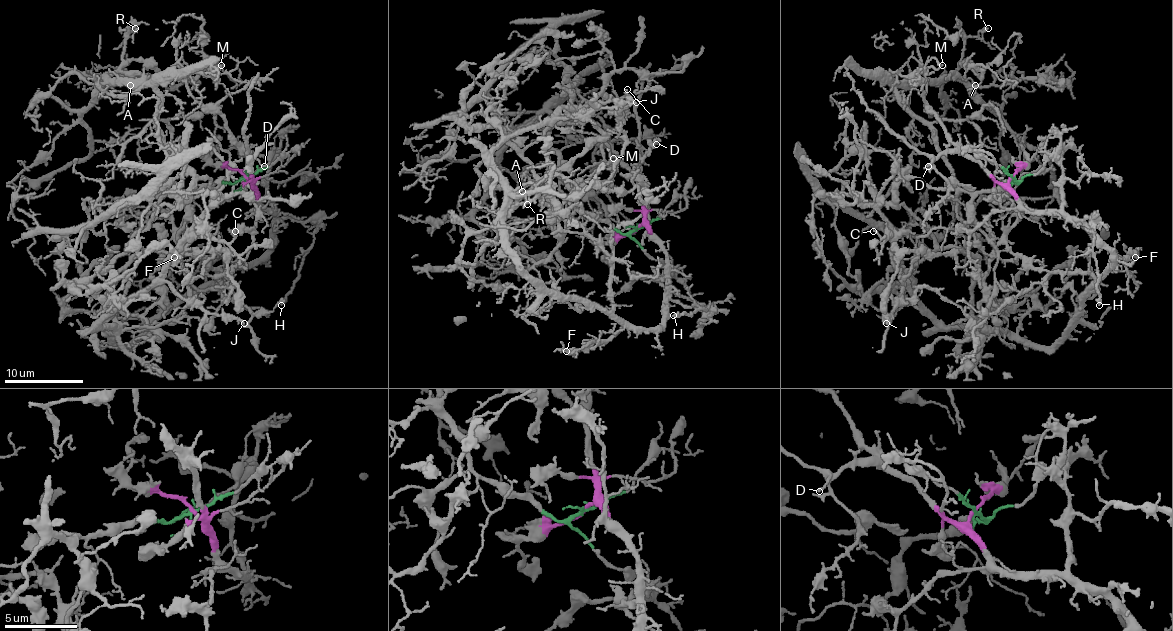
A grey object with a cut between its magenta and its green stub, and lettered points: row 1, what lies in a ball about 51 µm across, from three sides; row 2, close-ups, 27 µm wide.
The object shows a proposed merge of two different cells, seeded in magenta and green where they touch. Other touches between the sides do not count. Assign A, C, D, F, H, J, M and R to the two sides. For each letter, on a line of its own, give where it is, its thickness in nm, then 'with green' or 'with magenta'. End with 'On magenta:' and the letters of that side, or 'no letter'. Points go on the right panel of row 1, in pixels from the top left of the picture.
A: place (975, 85); calibre 120 nm; with green
C: place (873, 231); calibre 120 nm; with magenta
D: place (928, 166); calibre 130 nm; with magenta
F: place (1135, 257); calibre 440 nm; with magenta
H: place (1099, 305); calibre 320 nm; with magenta
J: place (886, 323); calibre 110 nm; with magenta
M: place (942, 65); calibre 120 nm; with green
R: place (988, 28); calibre 120 nm; with green
On magenta: C, D, F, H, J

